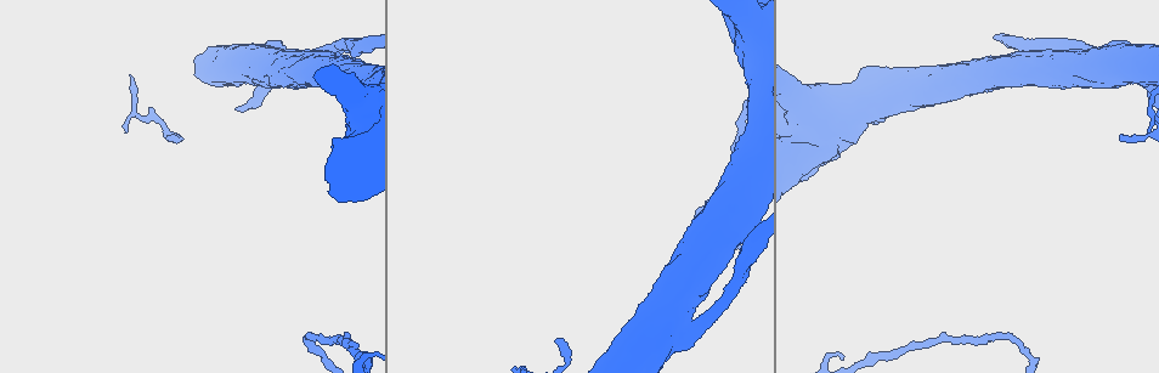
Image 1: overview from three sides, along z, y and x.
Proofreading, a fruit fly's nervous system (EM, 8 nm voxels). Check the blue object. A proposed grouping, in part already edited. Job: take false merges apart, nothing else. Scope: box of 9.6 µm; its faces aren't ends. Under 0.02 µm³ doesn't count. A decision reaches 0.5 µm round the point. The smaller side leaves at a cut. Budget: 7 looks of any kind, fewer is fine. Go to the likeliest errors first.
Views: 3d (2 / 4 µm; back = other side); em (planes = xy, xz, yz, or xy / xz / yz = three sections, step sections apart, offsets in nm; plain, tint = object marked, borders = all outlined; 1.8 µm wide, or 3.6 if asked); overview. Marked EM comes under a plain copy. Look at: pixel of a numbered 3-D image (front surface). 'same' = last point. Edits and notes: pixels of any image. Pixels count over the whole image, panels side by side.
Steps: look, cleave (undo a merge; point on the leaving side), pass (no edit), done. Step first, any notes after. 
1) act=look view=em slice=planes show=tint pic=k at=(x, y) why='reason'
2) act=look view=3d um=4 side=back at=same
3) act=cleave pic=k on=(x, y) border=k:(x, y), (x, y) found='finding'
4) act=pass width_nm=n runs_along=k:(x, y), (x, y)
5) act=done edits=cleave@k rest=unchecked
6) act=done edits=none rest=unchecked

act=look view=em um=3.6 slice=yz step=4 show=tint pic=1 at=(674, 329) why='thick turns thin'

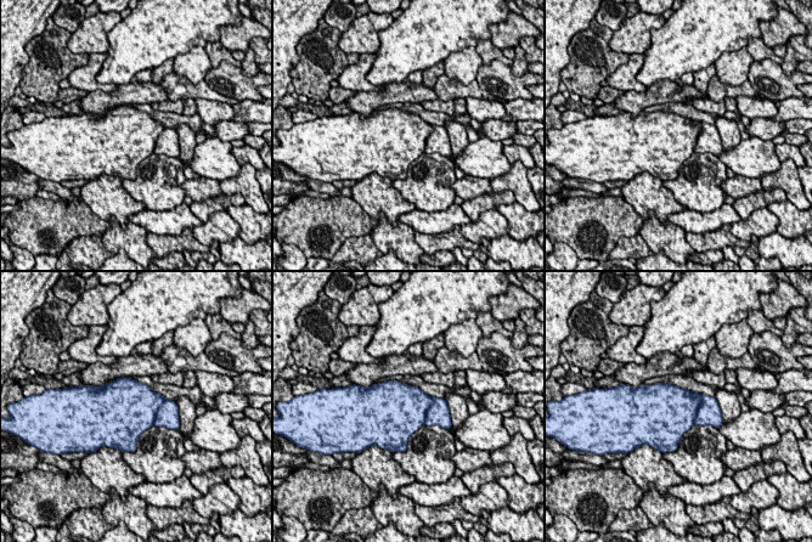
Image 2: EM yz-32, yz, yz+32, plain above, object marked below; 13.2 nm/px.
act=look view=em um=3.6 slice=planes show=tint at=same why='another direction'

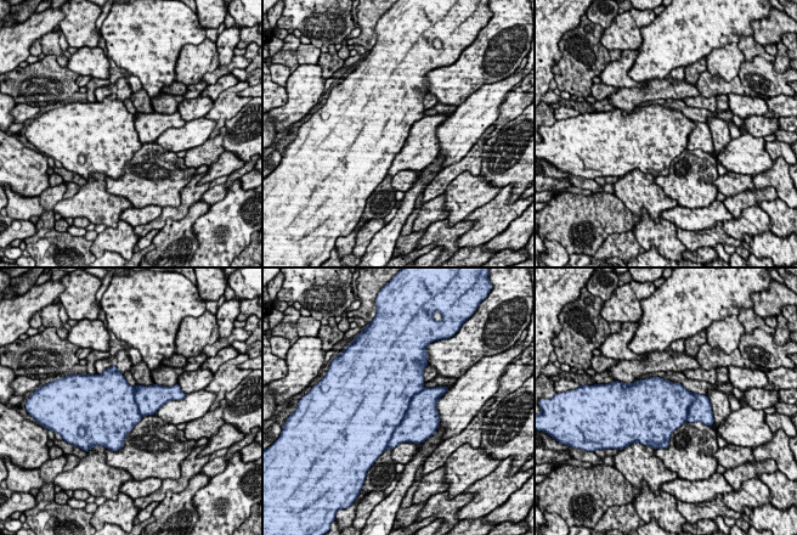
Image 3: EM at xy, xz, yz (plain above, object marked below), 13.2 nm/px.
act=cleave pic=3 on=(422, 418) border=3:(423, 389), (412, 398), (386, 444) found='a second neuron is stuck on'

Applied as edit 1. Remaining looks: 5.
act=look view=em slice=planes show=tint pic=1 at=(1007, 337)

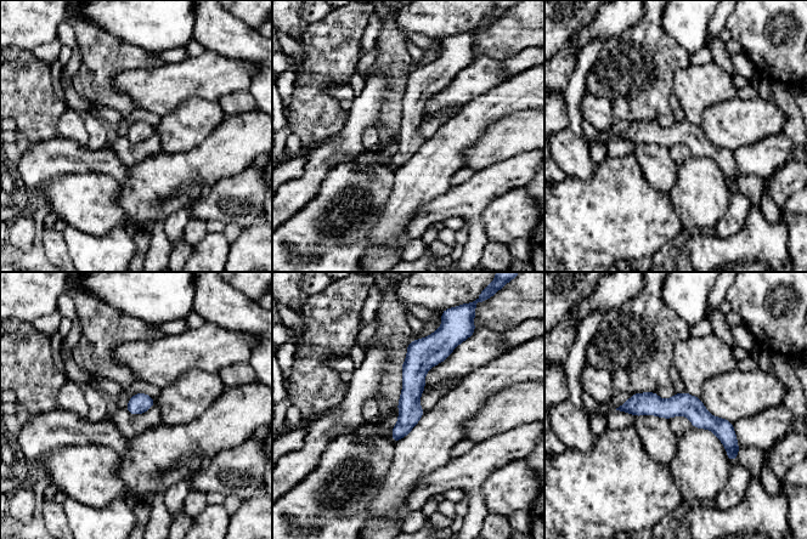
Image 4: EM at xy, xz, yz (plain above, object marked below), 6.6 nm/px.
act=pass runs_along=4:(622, 408), (690, 407), (733, 457) found='one neuron here'

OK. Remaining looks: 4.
act=look view=3d um=4 side=back pic=1 at=(362, 362) why='calibre changes'

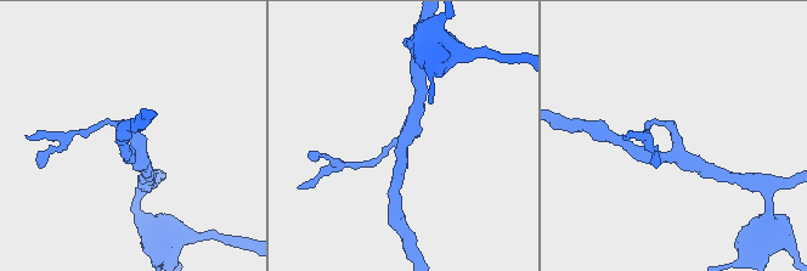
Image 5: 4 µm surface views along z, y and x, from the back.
act=look view=em slice=yz step=16 show=tint pic=5 at=(133, 135) why='shape alone is not enough'

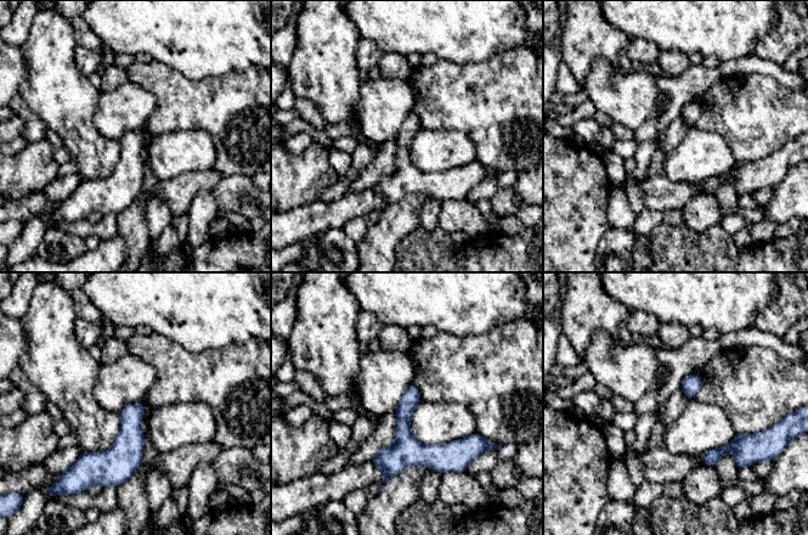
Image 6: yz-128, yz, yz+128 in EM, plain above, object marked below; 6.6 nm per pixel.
act=look view=em slice=planes show=tint at=same why='cut it another way'

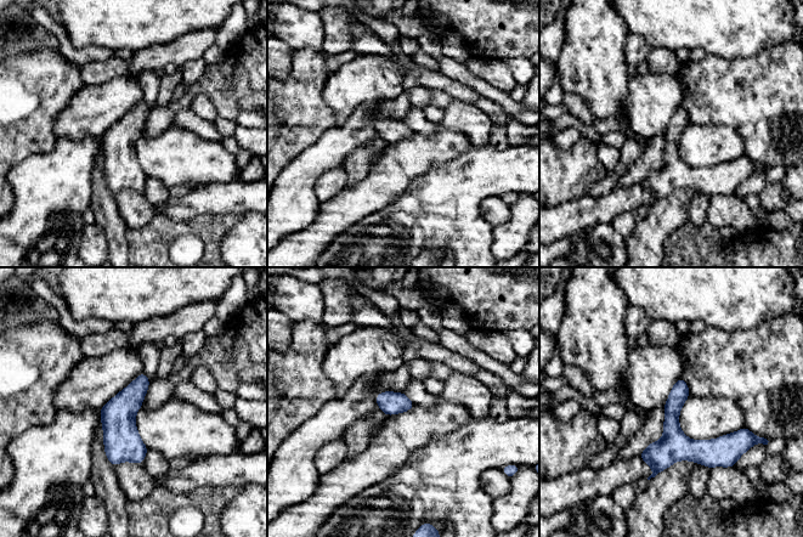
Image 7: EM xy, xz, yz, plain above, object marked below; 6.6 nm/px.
act=pass width_nm=120 runs_along=7:(738, 441), (719, 450), (644, 456) found='all the same neuron'

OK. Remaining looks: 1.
act=done edits=cleave@3 rest=unchecked

